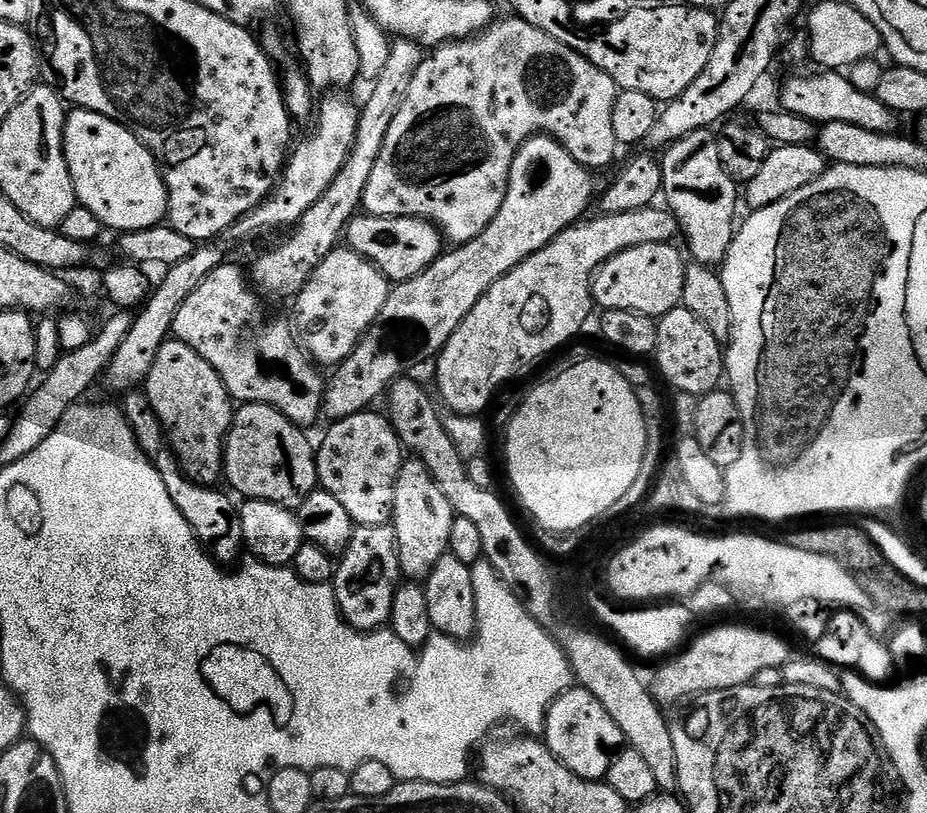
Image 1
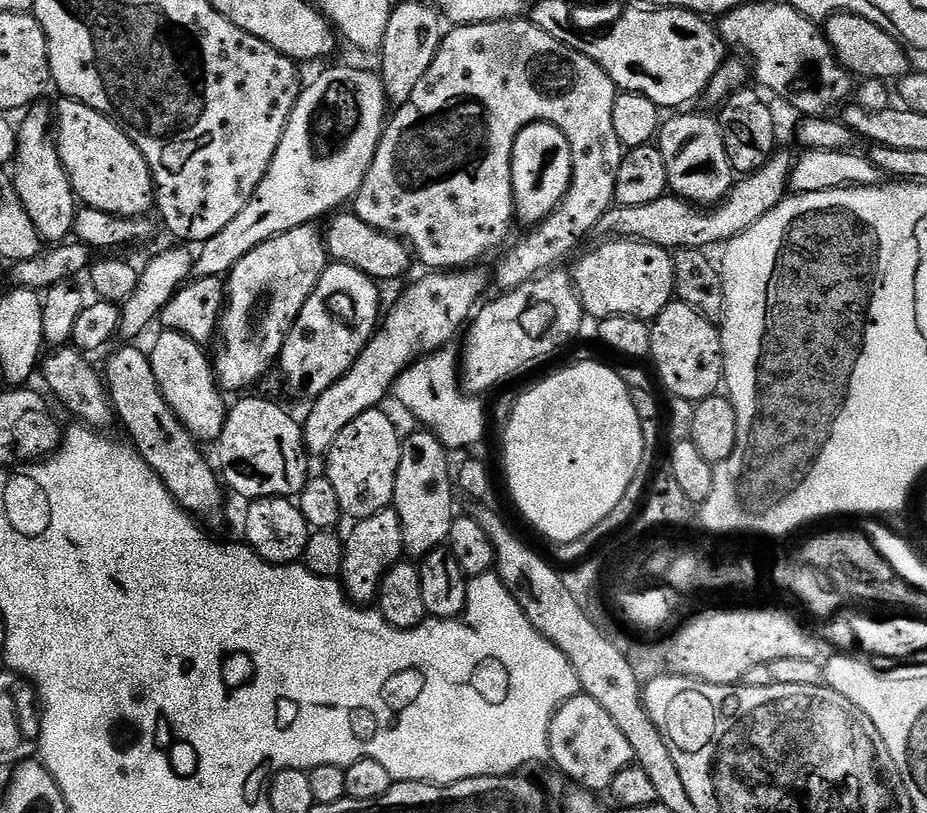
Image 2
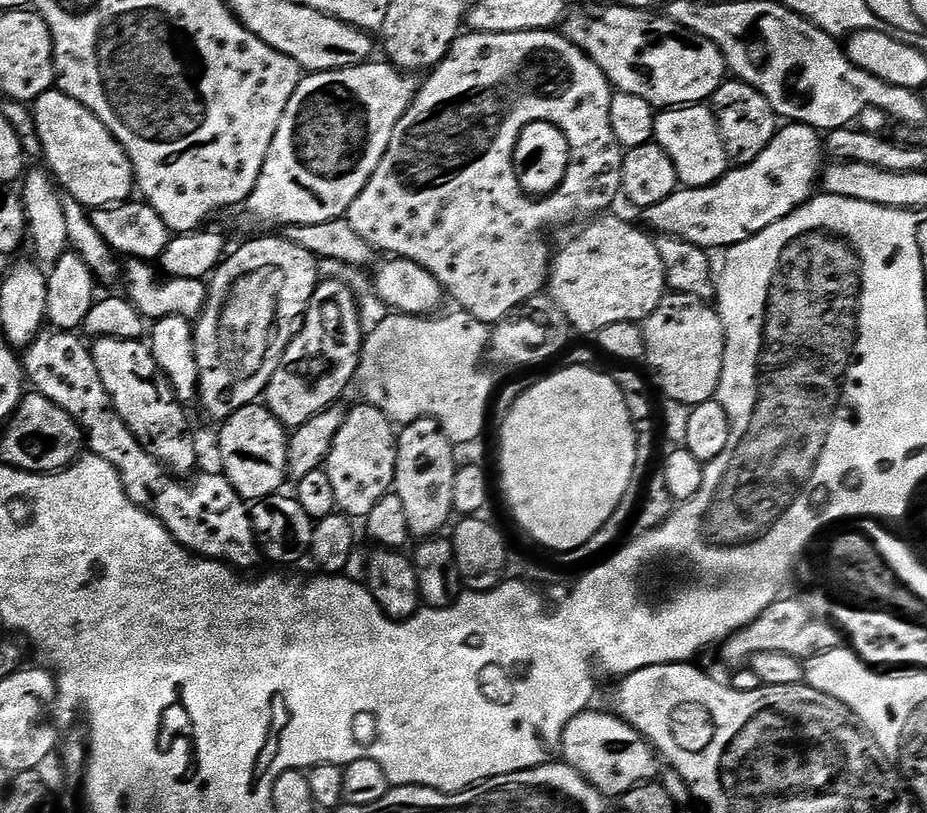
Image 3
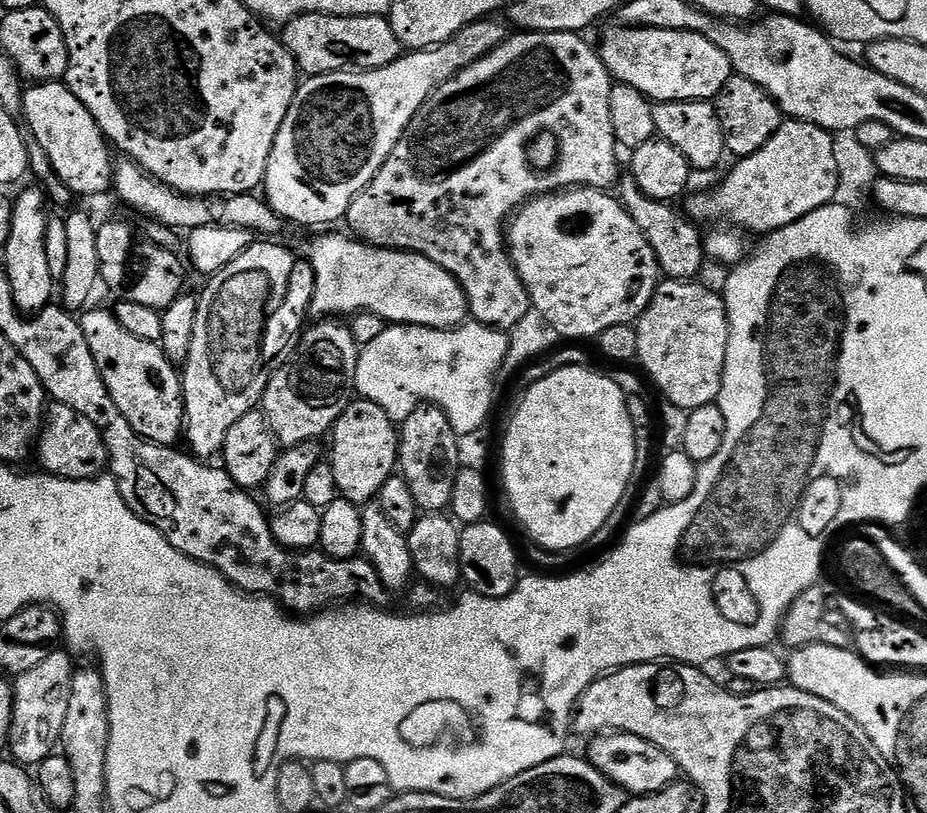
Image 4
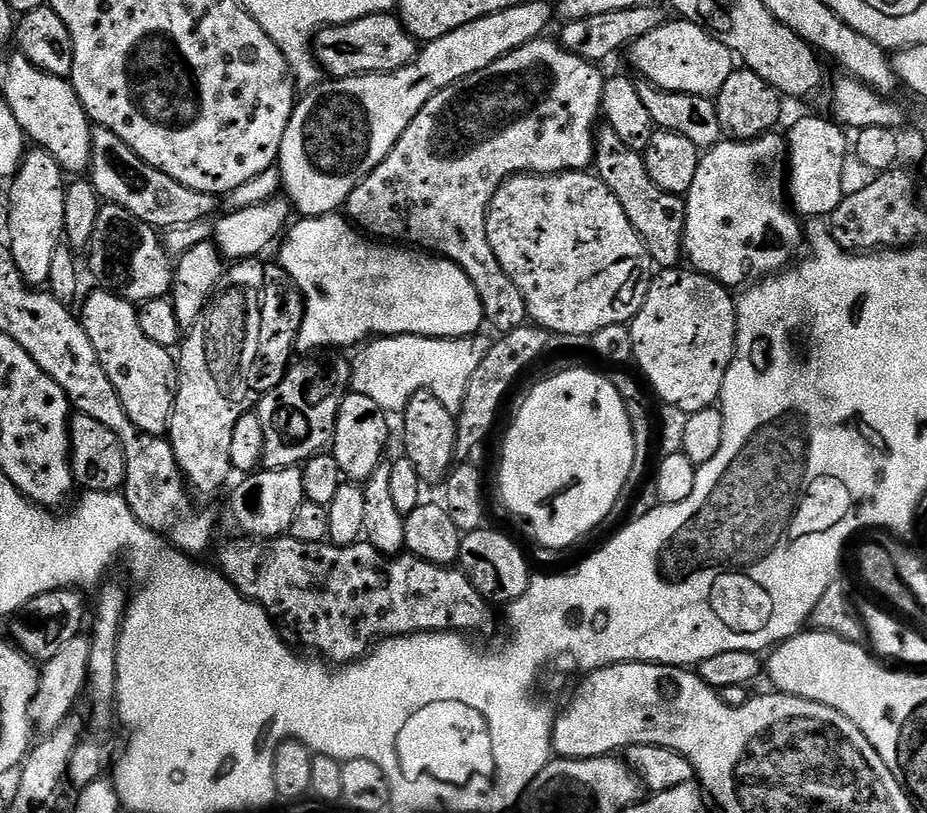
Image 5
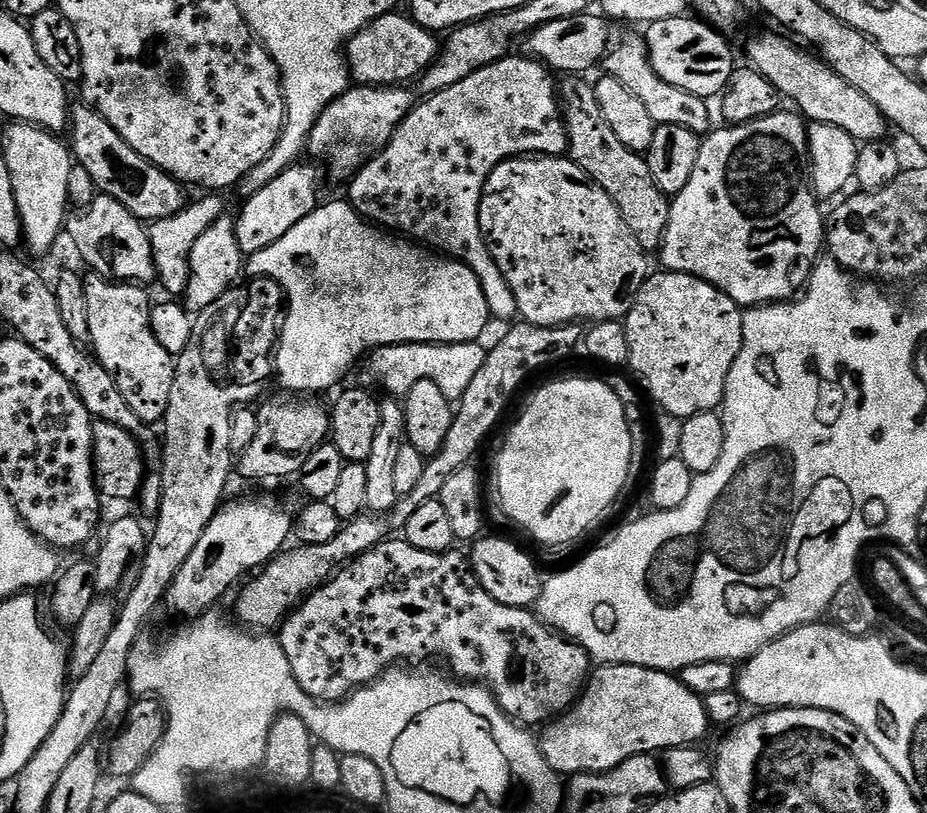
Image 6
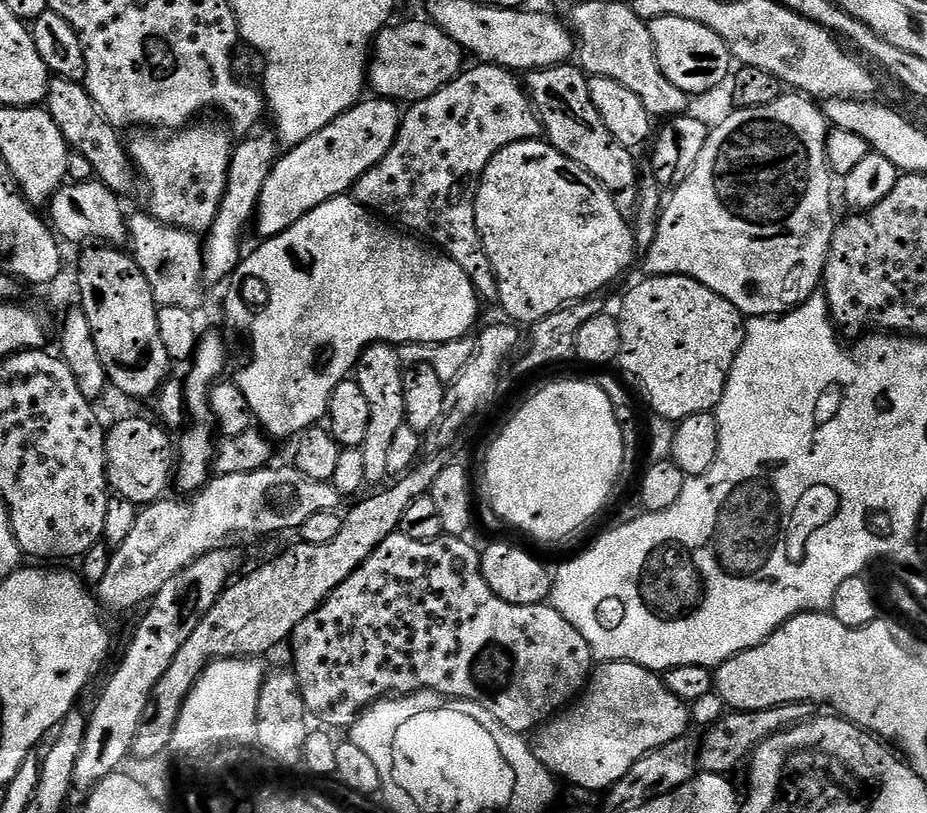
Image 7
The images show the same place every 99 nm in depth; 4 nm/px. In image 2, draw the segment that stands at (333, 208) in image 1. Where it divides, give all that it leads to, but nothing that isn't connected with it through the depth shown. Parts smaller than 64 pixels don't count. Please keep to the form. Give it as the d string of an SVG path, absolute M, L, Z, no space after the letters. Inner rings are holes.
M397 3L386 26L386 38L378 53L378 75L384 84L384 98L392 106L406 103L410 94L414 94L414 89L417 88L418 82L422 82L426 70L430 70L430 62L434 62L436 52L440 48L442 17L435 8L424 4ZM315 223L303 224L289 232L278 234L250 250L226 277L226 295L224 308L218 321L218 335L215 337L214 369L216 382L225 393L240 392L251 384L256 384L280 359L280 351L288 337L288 331L294 326L302 306L310 298L318 278L322 278L324 269L330 263L328 248L324 245L321 229Z

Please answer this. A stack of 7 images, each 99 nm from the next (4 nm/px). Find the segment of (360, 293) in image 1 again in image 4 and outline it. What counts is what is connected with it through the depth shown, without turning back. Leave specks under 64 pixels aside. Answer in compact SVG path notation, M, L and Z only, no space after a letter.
M324 318L316 323L320 324L313 328L311 325L301 336L298 351L283 375L277 374L264 391L265 421L277 445L285 449L319 441L319 436L327 437L346 410L356 386L360 348L355 334L344 325L347 323L336 318Z

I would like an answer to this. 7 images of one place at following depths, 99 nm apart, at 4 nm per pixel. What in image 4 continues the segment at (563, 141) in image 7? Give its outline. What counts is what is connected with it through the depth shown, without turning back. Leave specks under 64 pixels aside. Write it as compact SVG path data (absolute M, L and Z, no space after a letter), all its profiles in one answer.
M631 174L625 175L618 184L618 199L634 218L634 226L644 232L654 258L660 263L661 273L670 280L695 281L706 265L704 236L701 229L679 207L671 203L644 196Z

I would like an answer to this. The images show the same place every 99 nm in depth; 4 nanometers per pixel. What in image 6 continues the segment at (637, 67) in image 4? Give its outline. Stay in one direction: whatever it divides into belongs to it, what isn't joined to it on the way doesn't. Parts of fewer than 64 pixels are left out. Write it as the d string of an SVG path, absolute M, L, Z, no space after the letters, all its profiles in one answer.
M691 15L666 18L666 22L647 25L646 39L648 57L658 78L670 82L670 86L705 98L719 97L727 88L734 71L732 48L711 24Z

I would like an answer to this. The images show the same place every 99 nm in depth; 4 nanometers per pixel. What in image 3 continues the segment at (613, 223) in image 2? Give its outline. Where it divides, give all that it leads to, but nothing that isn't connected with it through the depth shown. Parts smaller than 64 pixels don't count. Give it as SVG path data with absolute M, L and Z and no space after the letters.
M785 123L754 162L733 167L710 186L677 188L670 198L643 209L643 223L661 236L682 238L699 248L727 250L766 230L766 226L774 226L774 222L812 199L825 160L826 144L817 129L808 124Z

